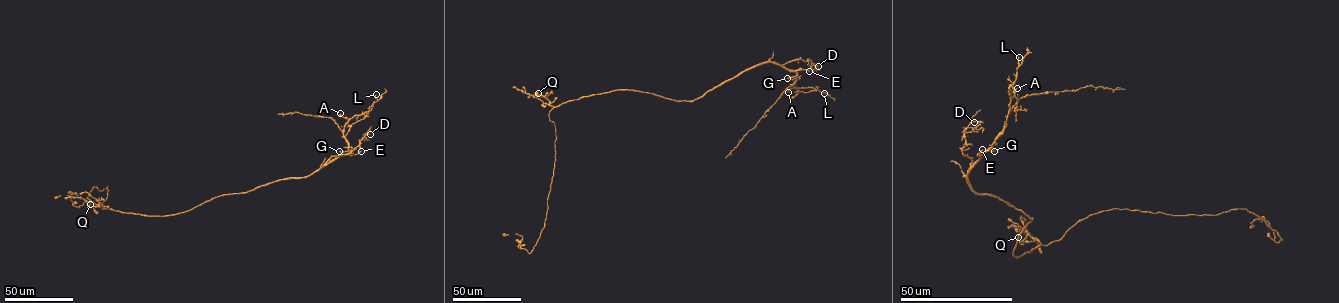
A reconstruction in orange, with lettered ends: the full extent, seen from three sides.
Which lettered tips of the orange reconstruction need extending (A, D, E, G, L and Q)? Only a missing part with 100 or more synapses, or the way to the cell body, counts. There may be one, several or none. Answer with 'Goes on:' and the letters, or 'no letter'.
Goes on: no letter

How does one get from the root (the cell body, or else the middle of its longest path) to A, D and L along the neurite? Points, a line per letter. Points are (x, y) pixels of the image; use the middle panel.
A: (639, 91), (693, 101), (745, 71), (775, 62), (796, 73), (791, 86), (797, 88), (788, 92)
D: (639, 91), (677, 101), (693, 101), (764, 63), (781, 65), (801, 59), (808, 60), (812, 70), (818, 66)
L: (639, 91), (677, 101), (693, 101), (745, 71), (775, 62), (796, 73), (793, 88), (813, 87), (824, 93)

